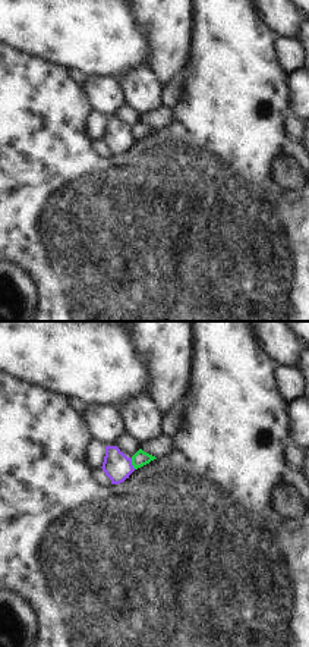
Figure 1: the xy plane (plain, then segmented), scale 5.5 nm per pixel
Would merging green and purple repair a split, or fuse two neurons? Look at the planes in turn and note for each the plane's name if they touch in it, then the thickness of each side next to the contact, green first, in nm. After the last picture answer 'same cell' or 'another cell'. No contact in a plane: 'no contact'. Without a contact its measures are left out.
meets green in xy; 90 nm thick on the green side, 160 nm on the other

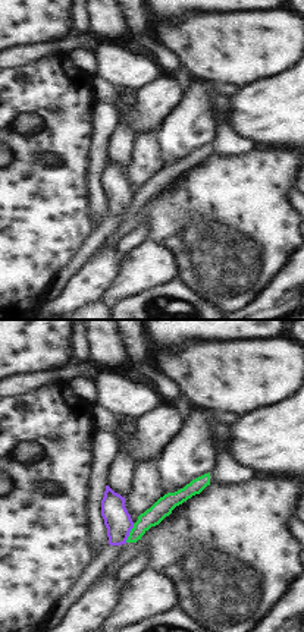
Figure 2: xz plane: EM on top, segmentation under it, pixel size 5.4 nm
meets green in xz; 100 nm thick on the green side, 150 nm on the other

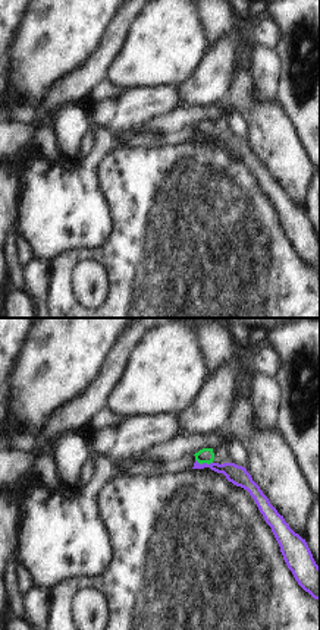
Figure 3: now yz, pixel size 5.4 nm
meets green in yz; 80 nm thick on the green side, 110 nm on the other

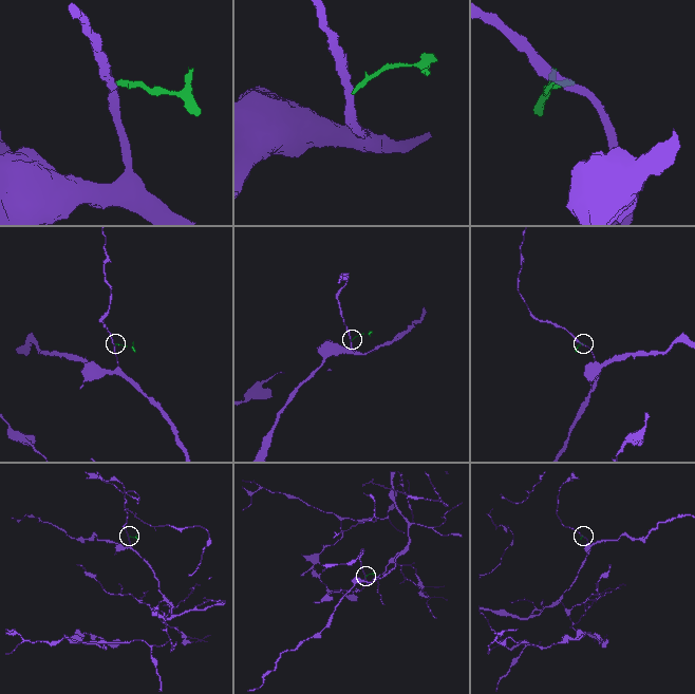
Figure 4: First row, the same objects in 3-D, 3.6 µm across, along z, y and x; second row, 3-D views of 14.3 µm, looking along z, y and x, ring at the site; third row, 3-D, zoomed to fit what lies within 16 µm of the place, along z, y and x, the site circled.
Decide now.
another cell

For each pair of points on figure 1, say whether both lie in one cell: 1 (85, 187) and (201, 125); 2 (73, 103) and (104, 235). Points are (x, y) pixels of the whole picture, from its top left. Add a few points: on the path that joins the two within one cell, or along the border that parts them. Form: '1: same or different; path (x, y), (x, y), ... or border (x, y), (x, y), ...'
1: same; path (114, 187), (139, 187), (172, 154)
2: same; path (72, 135), (72, 203)

